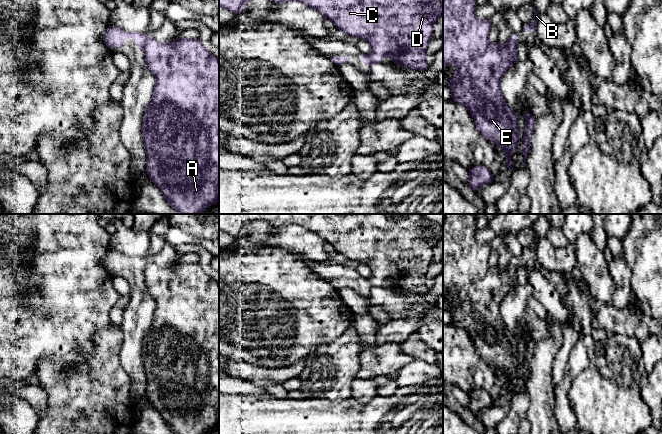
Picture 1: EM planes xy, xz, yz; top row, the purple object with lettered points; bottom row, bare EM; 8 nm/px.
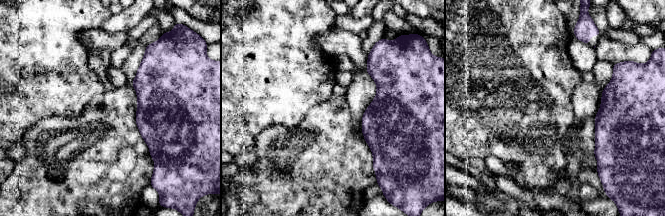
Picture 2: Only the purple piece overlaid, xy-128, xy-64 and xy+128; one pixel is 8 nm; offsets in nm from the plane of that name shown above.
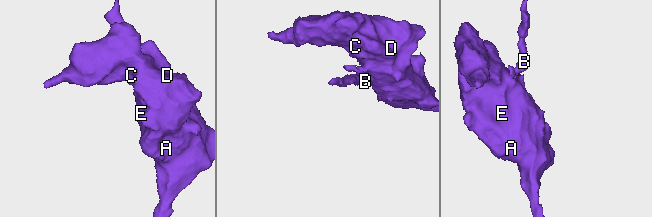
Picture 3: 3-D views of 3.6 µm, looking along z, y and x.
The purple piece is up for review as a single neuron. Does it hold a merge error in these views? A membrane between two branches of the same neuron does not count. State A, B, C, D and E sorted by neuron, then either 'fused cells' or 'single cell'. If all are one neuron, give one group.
A C D E / B; fused cells

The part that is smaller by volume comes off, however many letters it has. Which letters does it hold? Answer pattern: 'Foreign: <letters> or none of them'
Foreign: B

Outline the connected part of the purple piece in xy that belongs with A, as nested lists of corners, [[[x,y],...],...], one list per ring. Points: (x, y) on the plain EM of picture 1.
[[[150,261],[145,269],[145,285],[156,302],[152,324],[143,340],[142,360],[147,379],[147,399],[173,433],[206,434],[209,429],[219,427],[219,284],[202,269],[199,262],[176,262],[169,268],[160,268]]]

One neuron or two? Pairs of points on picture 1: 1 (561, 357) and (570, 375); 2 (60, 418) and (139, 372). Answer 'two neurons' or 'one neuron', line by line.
1: two neurons
2: two neurons

